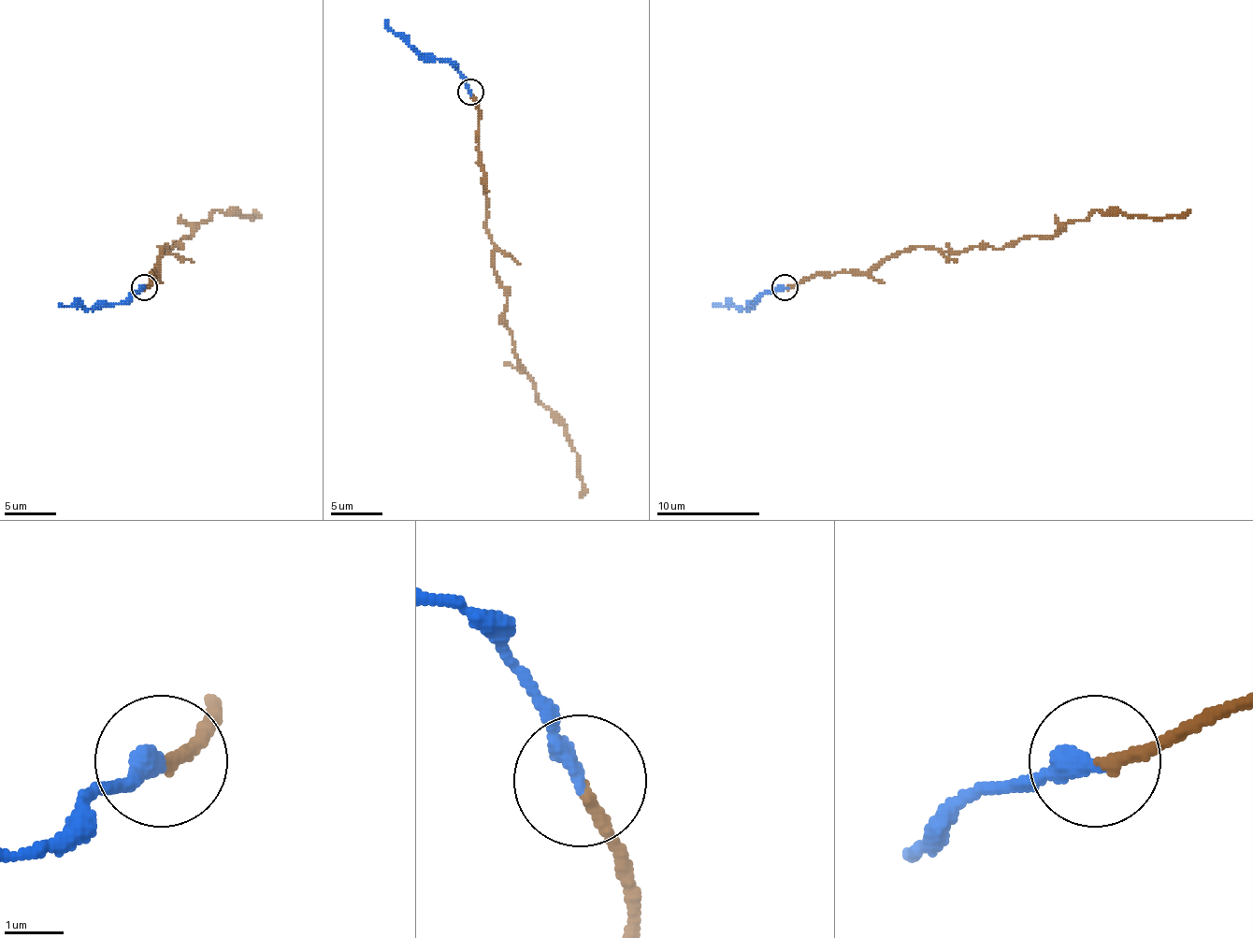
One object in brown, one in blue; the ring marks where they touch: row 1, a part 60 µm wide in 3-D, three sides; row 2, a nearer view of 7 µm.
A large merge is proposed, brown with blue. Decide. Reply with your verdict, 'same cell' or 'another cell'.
another cell

